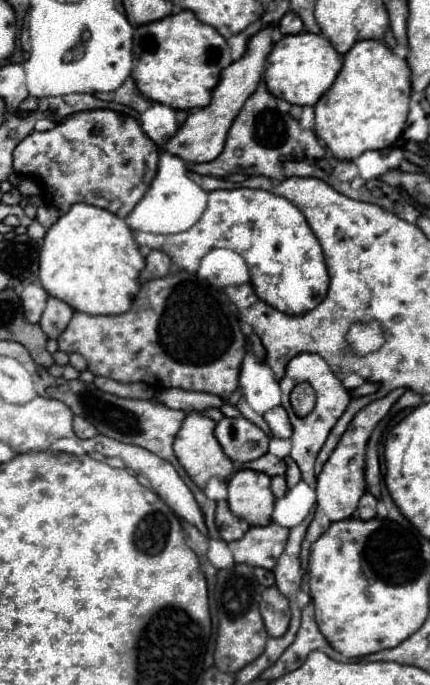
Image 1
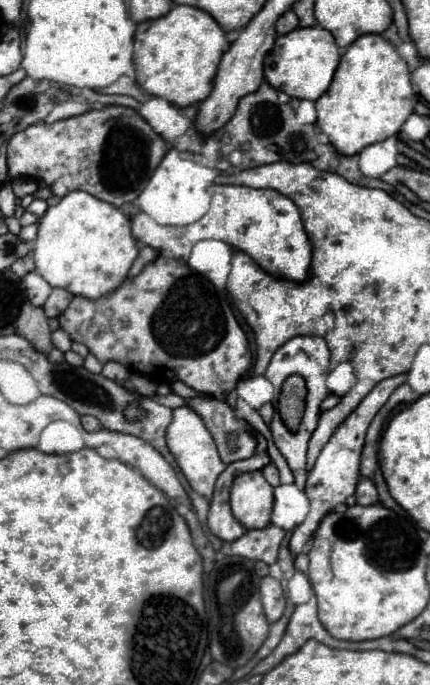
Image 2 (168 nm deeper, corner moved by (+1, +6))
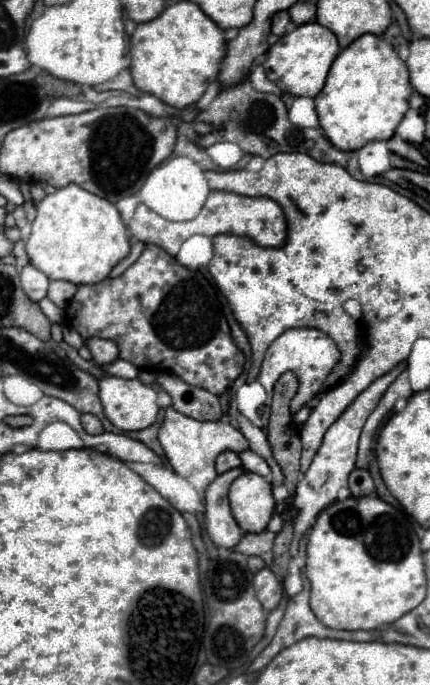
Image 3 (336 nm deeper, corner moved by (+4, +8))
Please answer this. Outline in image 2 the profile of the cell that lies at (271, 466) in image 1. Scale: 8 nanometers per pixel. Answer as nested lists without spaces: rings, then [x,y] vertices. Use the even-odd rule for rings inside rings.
[[[250,456],[246,460],[238,460],[226,466],[226,470],[220,474],[220,478],[216,480],[214,486],[214,496],[210,502],[210,512],[208,512],[208,528],[214,536],[218,536],[220,540],[236,540],[240,538],[246,528],[232,516],[230,512],[230,504],[228,504],[228,490],[234,482],[234,478],[242,472],[252,472],[252,470],[262,470],[266,464],[270,464],[270,456]]]

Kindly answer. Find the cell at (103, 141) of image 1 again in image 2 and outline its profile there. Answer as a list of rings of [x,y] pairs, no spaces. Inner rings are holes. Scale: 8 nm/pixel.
[[[106,106],[100,110],[84,112],[80,116],[58,120],[54,124],[32,124],[26,130],[14,134],[8,144],[8,172],[12,178],[30,176],[34,180],[42,180],[52,190],[52,194],[60,198],[68,192],[84,190],[120,208],[122,204],[138,198],[138,194],[144,190],[146,182],[150,180],[150,174],[154,174],[164,154],[166,142],[136,110],[124,106]]]

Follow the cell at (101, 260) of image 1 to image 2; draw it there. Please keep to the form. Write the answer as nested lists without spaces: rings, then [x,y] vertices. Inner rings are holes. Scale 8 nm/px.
[[[76,190],[66,194],[58,204],[50,206],[38,222],[38,238],[34,242],[36,272],[54,288],[70,290],[74,296],[98,300],[122,286],[138,246],[130,230],[130,218],[116,206]]]

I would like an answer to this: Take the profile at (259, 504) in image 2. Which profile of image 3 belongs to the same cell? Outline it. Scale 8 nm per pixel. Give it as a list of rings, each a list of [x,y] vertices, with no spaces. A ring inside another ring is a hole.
[[[243,472],[229,488],[229,504],[243,532],[263,532],[275,514],[271,482],[259,474]]]

